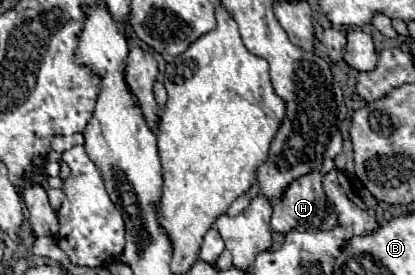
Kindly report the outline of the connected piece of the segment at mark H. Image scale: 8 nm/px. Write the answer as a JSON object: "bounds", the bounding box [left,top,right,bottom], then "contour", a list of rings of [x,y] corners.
{"bounds":[270,172,338,234],"contour":[[[310,172],[306,176],[296,178],[294,182],[288,184],[282,198],[272,200],[270,204],[272,204],[272,232],[276,234],[286,234],[292,230],[318,232],[318,230],[330,230],[338,226],[338,212],[324,194],[320,172]]]}

